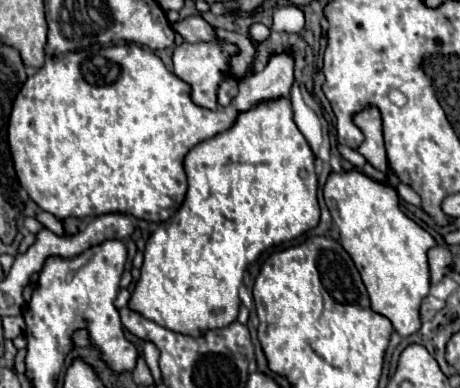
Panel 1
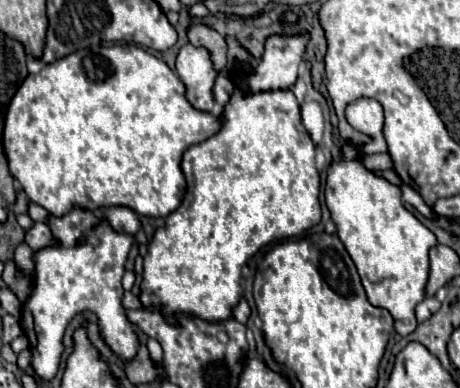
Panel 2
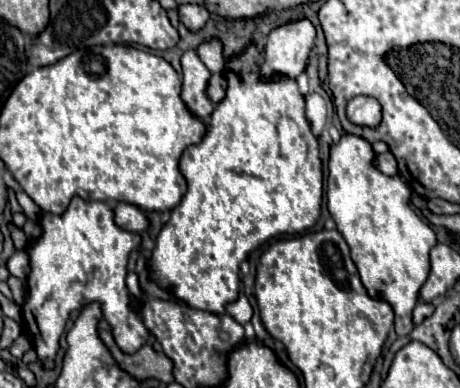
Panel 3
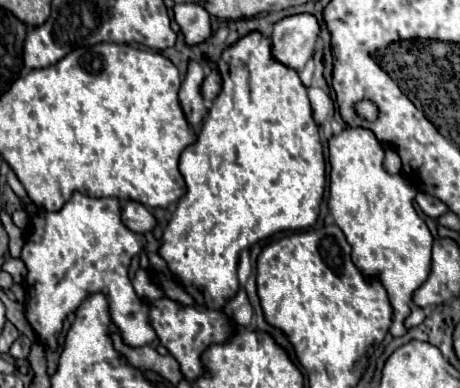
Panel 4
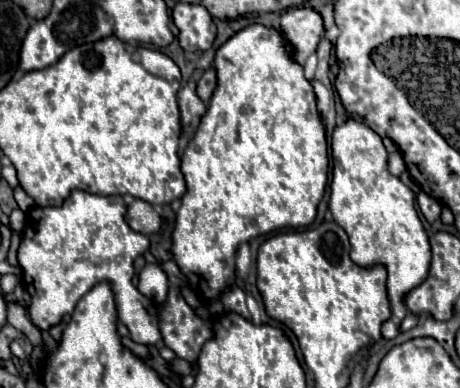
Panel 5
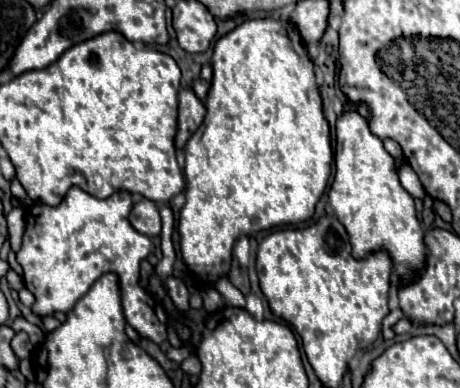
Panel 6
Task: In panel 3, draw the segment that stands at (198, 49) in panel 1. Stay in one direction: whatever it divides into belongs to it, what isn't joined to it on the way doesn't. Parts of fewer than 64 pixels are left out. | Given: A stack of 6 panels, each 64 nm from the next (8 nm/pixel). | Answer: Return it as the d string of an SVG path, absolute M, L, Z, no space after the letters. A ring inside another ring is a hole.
M186 50L180 58L182 64L182 100L198 118L208 120L214 104L206 94L210 72L194 50Z

